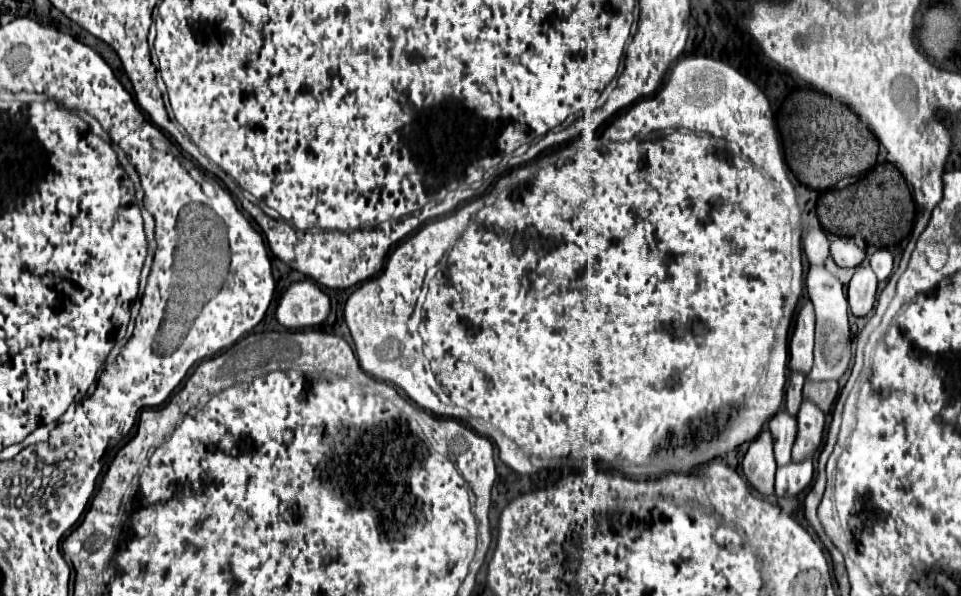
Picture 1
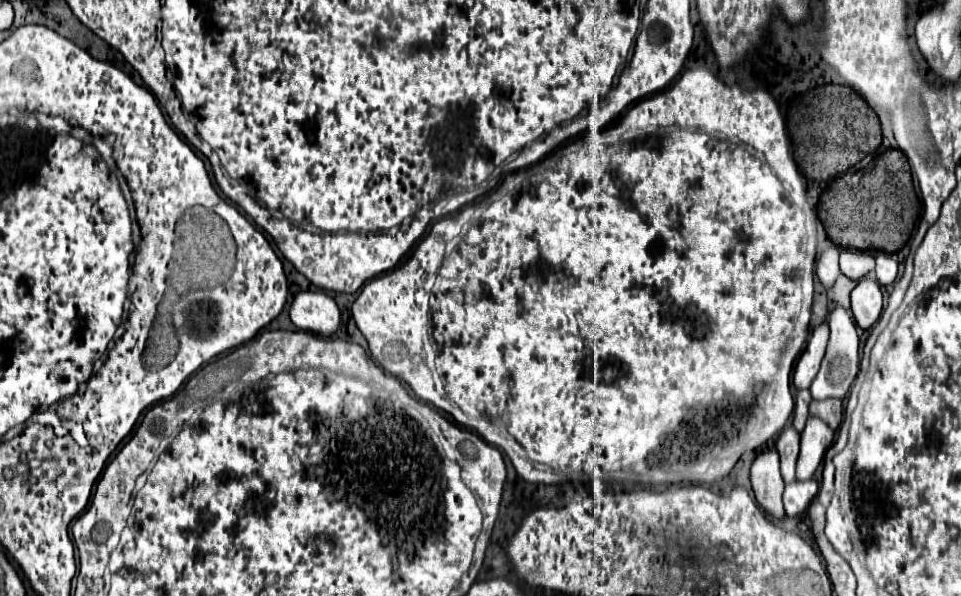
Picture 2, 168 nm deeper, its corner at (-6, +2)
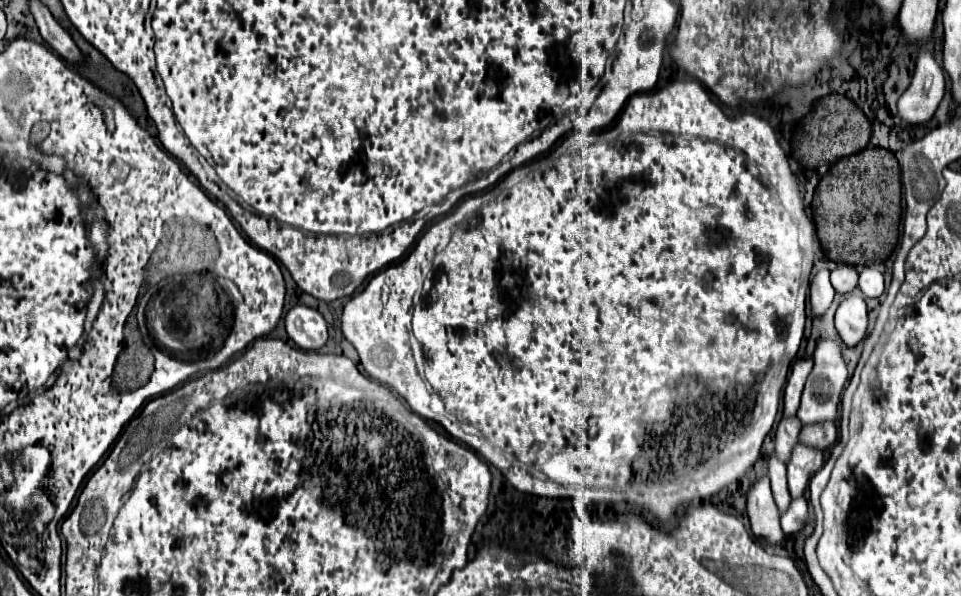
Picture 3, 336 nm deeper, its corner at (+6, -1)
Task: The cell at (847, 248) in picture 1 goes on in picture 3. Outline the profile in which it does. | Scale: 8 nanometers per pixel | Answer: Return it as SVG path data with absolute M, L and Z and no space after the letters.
M839 263L833 271L831 271L831 285L835 287L835 291L839 293L849 293L857 287L857 269L853 265L845 265Z

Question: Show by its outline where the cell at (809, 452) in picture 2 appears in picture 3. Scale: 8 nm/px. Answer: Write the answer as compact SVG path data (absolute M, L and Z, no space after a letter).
M801 441L793 447L791 459L787 463L787 479L789 479L789 491L791 497L801 497L805 493L805 487L813 473L821 469L823 465L823 453L815 447L803 445Z

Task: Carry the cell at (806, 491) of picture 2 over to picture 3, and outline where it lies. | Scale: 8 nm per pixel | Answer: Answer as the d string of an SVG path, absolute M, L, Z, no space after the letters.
M803 497L791 499L791 505L785 513L781 513L781 527L785 535L797 533L805 527L807 521L807 501Z

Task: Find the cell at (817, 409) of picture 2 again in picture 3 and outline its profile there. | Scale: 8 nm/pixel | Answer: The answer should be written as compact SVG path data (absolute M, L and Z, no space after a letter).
M833 421L803 425L799 433L799 441L805 445L813 445L817 449L827 449L837 441L837 427Z

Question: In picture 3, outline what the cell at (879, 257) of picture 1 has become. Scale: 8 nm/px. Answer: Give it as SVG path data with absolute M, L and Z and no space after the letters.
M865 267L859 275L859 289L865 297L881 297L885 289L883 273L877 267Z

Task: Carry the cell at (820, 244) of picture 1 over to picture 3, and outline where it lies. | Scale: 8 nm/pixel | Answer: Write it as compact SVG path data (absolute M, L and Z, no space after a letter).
M821 269L811 281L811 307L813 315L823 315L835 297L835 289L829 281L829 269Z

